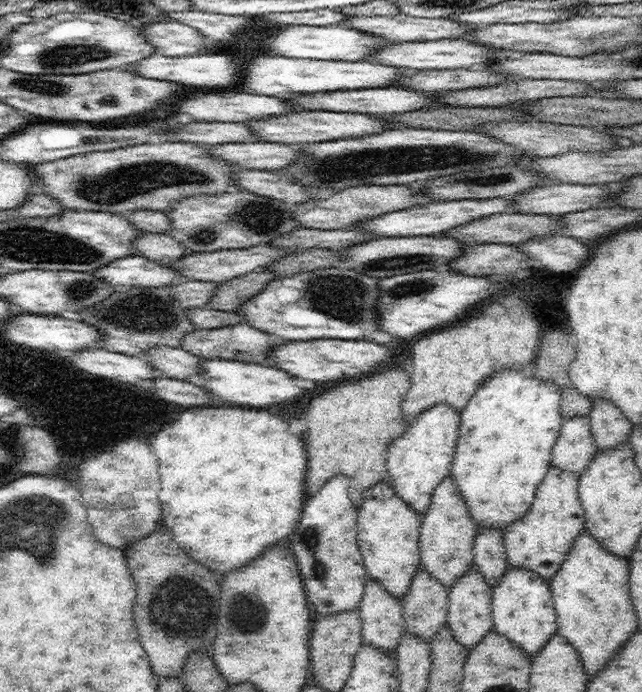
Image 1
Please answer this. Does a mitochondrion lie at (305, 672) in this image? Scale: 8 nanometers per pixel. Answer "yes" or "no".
no

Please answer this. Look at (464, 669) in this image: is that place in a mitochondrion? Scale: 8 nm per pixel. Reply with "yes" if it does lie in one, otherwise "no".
no

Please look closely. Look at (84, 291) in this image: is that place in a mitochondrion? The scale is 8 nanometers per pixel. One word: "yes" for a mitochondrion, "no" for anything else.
yes

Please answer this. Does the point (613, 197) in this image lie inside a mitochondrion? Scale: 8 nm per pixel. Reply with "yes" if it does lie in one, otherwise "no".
no

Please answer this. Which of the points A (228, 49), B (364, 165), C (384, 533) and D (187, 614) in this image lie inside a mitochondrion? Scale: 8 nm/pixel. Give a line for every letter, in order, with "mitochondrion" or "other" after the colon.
A: other
B: mitochondrion
C: other
D: mitochondrion

